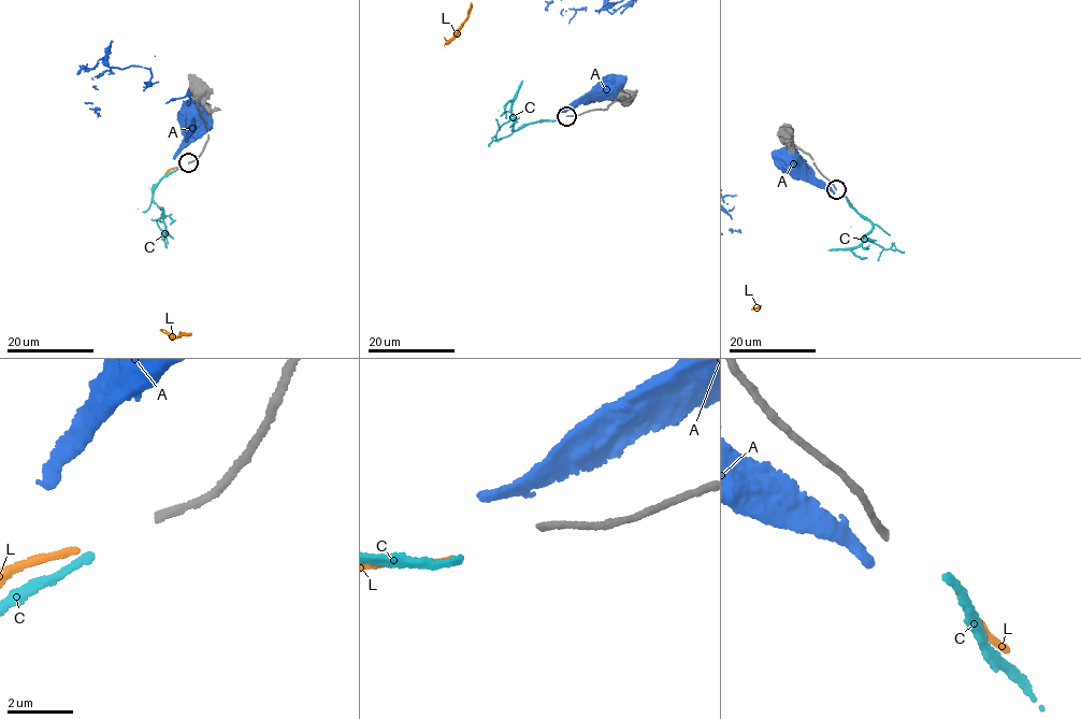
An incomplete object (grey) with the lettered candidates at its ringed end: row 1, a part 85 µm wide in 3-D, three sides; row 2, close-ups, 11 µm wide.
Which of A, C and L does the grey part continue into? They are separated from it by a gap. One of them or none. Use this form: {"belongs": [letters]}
{"belongs": ["L"]}

